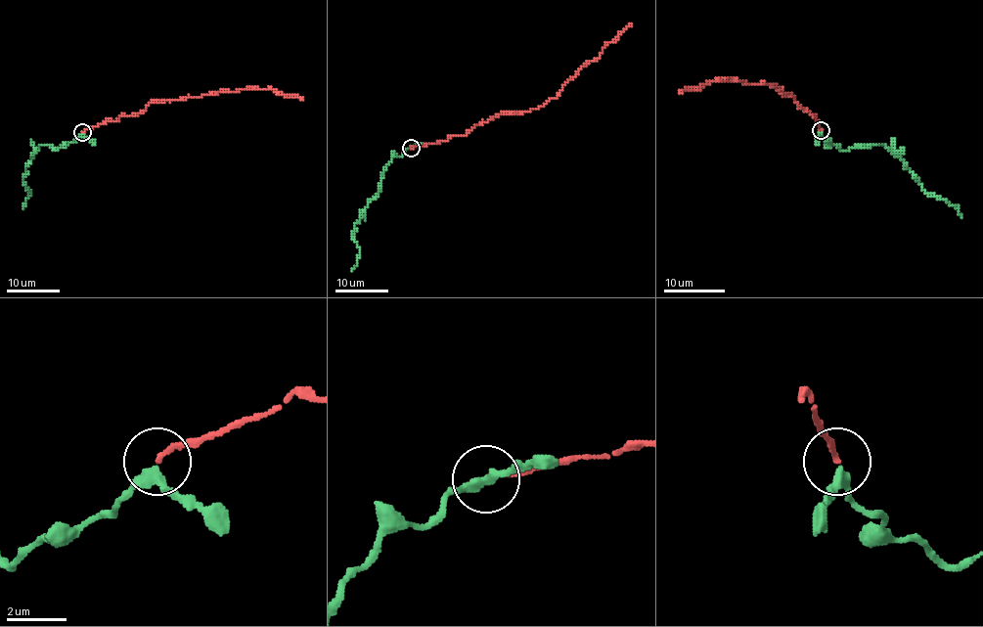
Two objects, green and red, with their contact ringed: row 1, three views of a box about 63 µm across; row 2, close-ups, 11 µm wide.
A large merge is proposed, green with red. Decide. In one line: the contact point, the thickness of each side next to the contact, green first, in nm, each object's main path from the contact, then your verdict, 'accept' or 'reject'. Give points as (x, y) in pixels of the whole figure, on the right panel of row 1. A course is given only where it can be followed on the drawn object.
(821, 130) | 320/170 nm | green via (821, 130), (826, 139), (842, 152), (874, 144), (891, 149), (930, 196), (947, 200), (960, 217) | red via (821, 130), (817, 119), (792, 95), (763, 81), (710, 80), (680, 92) | accept

